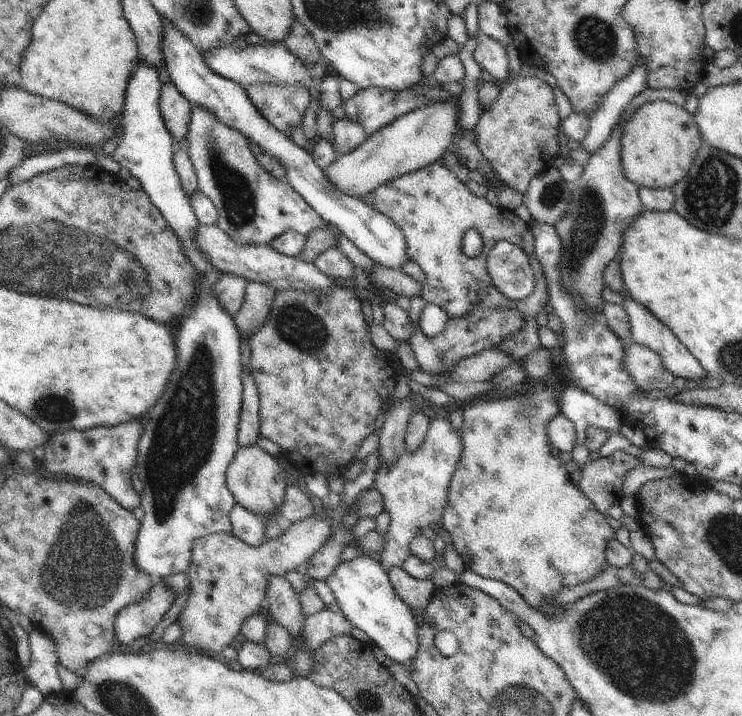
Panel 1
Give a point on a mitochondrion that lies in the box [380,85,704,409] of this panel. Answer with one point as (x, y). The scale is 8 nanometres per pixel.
(586, 229)

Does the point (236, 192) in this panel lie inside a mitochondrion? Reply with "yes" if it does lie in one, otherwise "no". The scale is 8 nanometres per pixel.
yes

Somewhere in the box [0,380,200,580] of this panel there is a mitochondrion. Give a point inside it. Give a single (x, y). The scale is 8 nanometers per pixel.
(54, 407)

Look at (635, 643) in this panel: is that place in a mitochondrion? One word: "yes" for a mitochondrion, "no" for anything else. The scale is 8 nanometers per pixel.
yes

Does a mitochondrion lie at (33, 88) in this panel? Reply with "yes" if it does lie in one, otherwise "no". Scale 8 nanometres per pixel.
no

